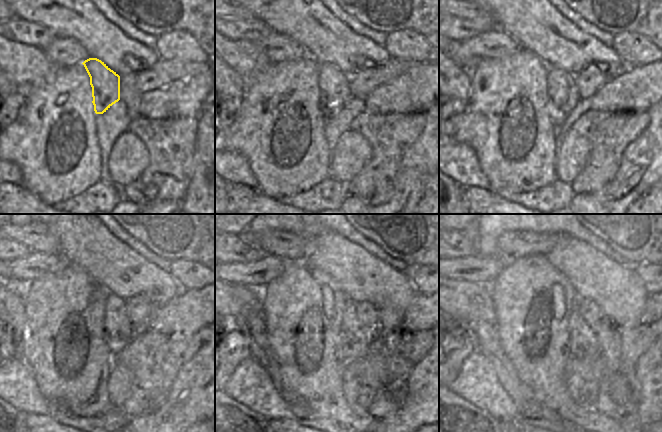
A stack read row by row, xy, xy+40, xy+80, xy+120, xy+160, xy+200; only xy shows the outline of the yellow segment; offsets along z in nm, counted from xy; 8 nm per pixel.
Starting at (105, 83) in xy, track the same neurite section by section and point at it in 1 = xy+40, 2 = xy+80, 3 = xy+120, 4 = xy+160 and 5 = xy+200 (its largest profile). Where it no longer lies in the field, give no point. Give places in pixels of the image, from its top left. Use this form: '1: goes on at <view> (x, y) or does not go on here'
1: goes on at xy+40 (334, 86)
2: goes on at xy+80 (563, 95)
3: goes on at xy+120 (118, 330)
4: goes on at xy+160 (350, 326)
5: goes on at xy+200 (583, 342)

